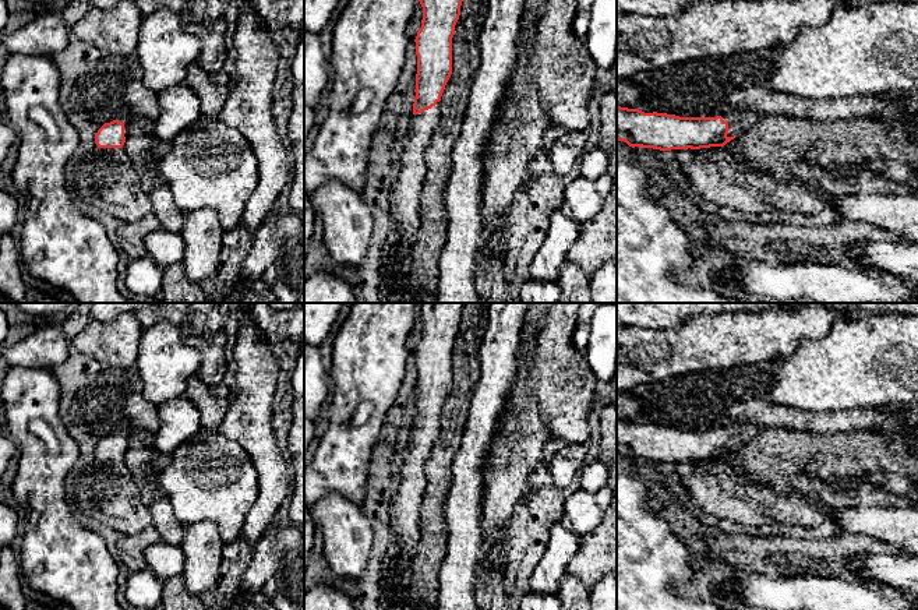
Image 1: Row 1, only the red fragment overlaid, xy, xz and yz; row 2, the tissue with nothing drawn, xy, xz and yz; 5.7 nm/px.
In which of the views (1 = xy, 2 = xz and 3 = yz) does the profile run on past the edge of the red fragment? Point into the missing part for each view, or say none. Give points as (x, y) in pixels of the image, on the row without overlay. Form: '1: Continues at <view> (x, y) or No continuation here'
1: Continues at xy (123, 432)
2: Continues at xz (405, 515)
3: Continues at yz (738, 437)

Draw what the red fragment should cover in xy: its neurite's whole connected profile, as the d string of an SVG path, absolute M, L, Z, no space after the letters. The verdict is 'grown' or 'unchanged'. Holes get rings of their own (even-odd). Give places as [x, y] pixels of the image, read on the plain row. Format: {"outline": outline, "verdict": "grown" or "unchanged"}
{"outline": "M128 430L105 436L95 447L96 461L123 461L128 447Z", "verdict": "grown"}

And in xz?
{"outline": "M420 303L419 314L423 320L421 341L414 352L417 367L416 410L413 427L409 431L405 447L403 465L400 468L400 484L393 497L391 511L391 543L398 554L392 557L391 572L400 575L412 571L412 560L420 540L420 512L427 489L426 463L441 430L441 409L452 387L452 350L460 328L460 318L467 303Z", "verdict": "grown"}

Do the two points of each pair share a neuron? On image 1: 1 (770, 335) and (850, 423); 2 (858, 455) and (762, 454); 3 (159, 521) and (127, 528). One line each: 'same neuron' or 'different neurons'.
1: different neurons
2: same neuron
3: different neurons

